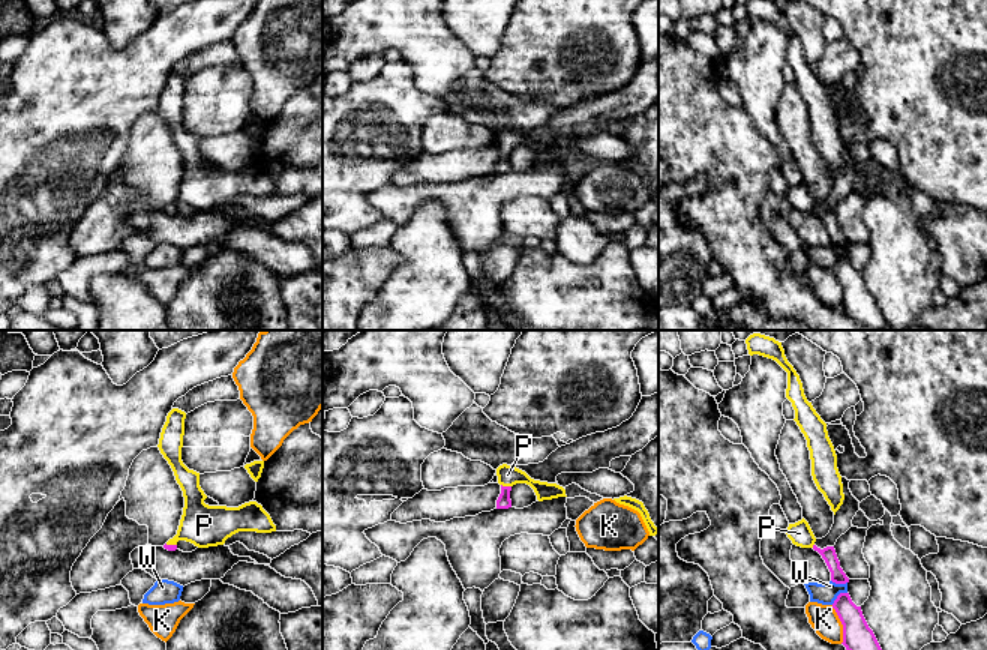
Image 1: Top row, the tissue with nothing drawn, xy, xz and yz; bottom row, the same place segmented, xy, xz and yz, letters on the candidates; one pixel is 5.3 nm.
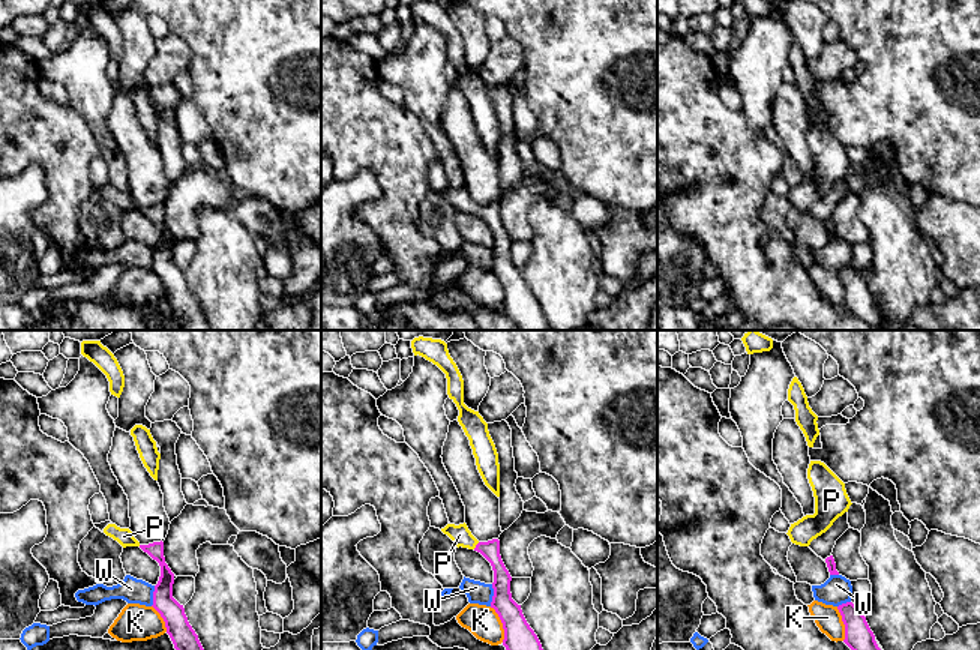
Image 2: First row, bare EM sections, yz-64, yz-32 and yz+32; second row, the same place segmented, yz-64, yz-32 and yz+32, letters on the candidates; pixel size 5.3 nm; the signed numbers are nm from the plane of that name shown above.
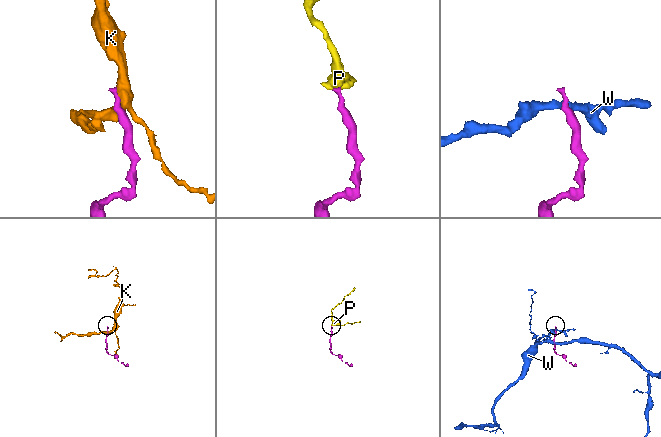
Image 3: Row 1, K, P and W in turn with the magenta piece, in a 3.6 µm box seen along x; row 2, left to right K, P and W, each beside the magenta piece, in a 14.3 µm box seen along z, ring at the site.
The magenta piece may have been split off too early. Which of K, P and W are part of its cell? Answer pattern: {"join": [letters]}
{"join": ["P"]}

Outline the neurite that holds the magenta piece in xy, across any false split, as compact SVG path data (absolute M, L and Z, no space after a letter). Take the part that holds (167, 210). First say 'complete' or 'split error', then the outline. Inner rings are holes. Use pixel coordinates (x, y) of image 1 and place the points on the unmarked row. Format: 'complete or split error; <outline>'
split error; M172 72L166 80L158 108L171 129L184 161L177 198L164 212L176 215L178 204L190 206L198 212L208 212L224 209L228 201L238 195L276 195L270 179L256 165L238 171L208 170L204 167L207 159L200 150L200 137L189 134L182 125L184 83L184 75Z

